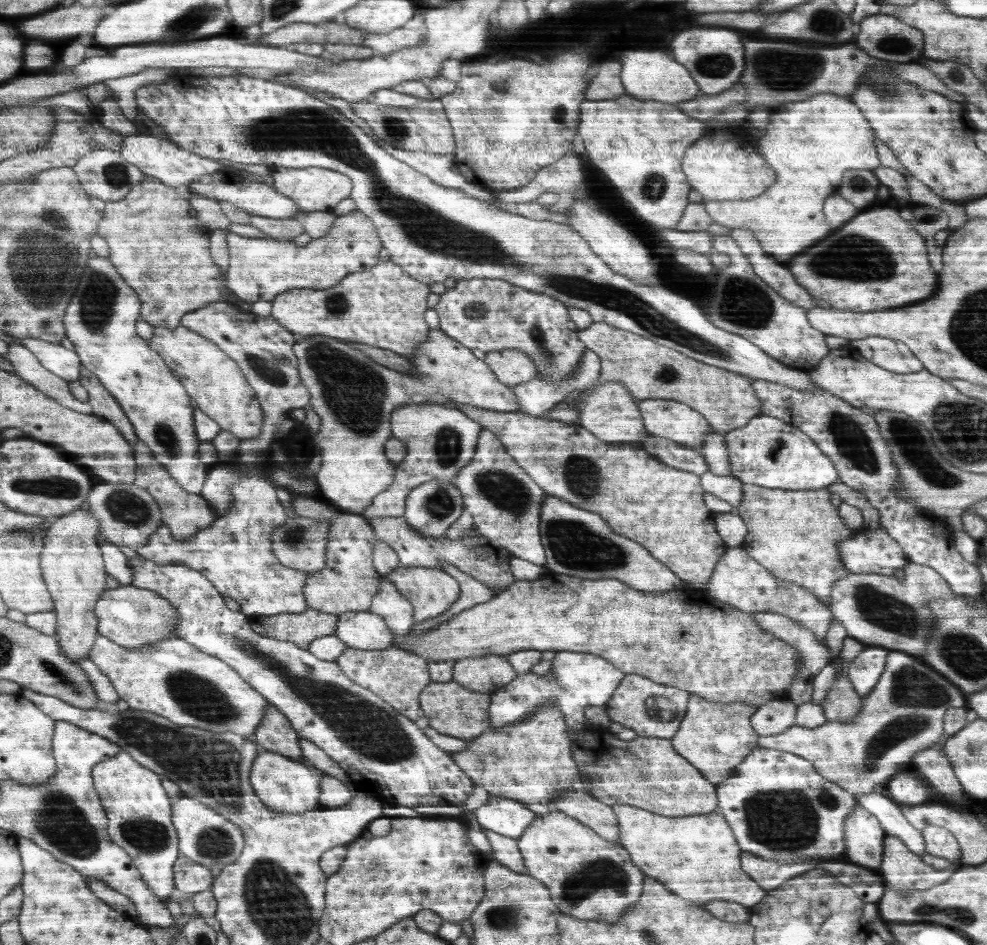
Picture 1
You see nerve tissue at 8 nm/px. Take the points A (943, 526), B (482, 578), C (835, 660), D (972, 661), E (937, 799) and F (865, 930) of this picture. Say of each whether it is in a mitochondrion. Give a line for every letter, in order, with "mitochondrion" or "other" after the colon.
A: other
B: other
C: other
D: mitochondrion
E: other
F: other

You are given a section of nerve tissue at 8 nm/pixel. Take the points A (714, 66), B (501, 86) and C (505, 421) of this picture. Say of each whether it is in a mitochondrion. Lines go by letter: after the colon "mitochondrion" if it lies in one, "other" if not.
A: mitochondrion
B: mitochondrion
C: other

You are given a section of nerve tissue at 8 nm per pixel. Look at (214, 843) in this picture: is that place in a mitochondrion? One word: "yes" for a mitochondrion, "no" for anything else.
yes

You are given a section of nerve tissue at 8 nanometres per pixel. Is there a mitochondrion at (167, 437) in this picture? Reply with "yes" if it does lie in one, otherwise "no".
yes

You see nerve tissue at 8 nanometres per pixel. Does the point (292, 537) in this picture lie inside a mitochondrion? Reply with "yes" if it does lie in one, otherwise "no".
yes

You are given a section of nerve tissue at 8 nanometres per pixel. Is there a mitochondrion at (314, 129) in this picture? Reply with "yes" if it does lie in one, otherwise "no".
yes

